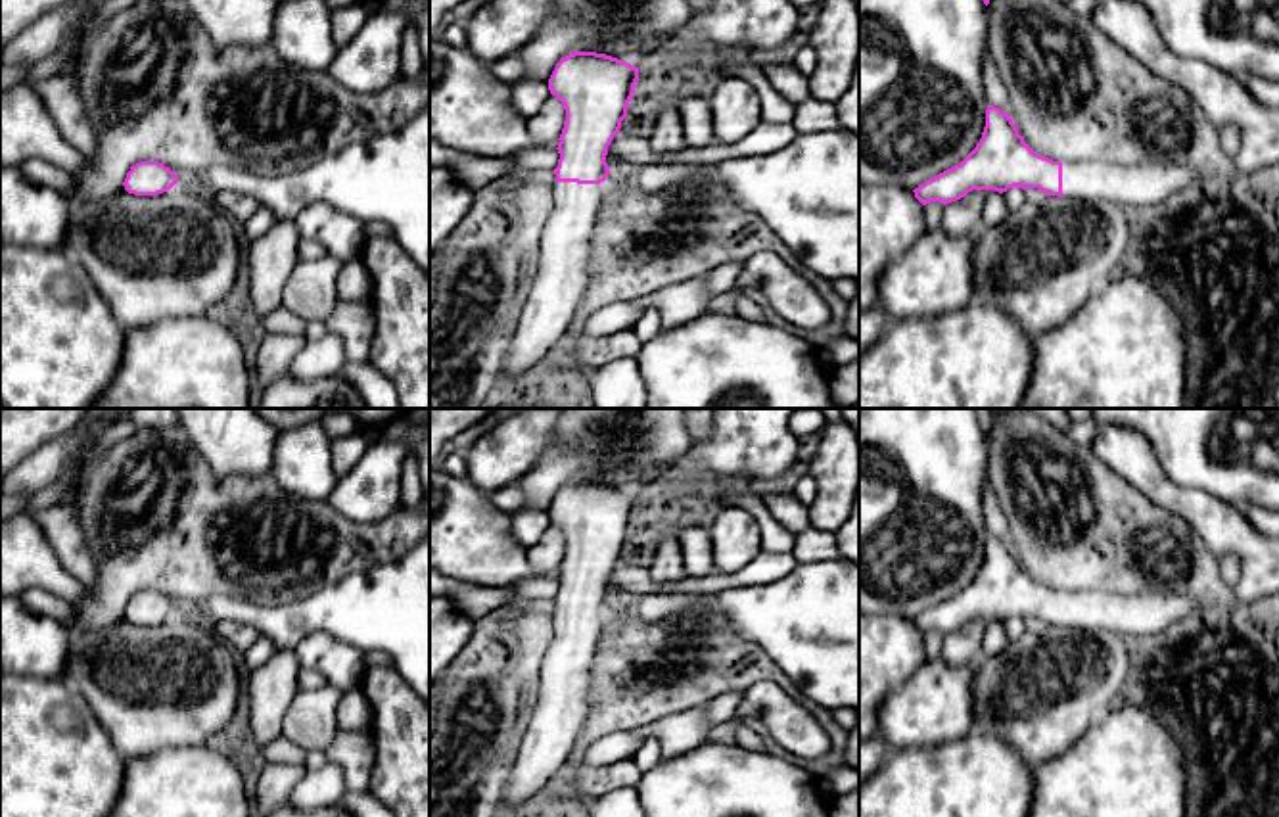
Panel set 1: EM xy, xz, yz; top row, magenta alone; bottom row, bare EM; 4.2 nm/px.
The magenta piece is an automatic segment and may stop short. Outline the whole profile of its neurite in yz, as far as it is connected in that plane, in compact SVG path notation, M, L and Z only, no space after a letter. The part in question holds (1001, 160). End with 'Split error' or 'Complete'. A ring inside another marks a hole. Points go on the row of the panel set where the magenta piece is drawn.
M995 105L986 109L986 127L976 148L955 167L915 188L926 205L943 205L972 190L1039 188L1047 196L1072 196L1085 201L1106 199L1122 207L1152 205L1204 180L1189 165L1143 161L1120 165L1108 161L1060 163L1035 153L1018 134L1011 115Z. Split error

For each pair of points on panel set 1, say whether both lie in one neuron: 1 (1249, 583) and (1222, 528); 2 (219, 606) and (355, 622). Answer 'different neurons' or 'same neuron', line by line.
1: same neuron
2: same neuron

